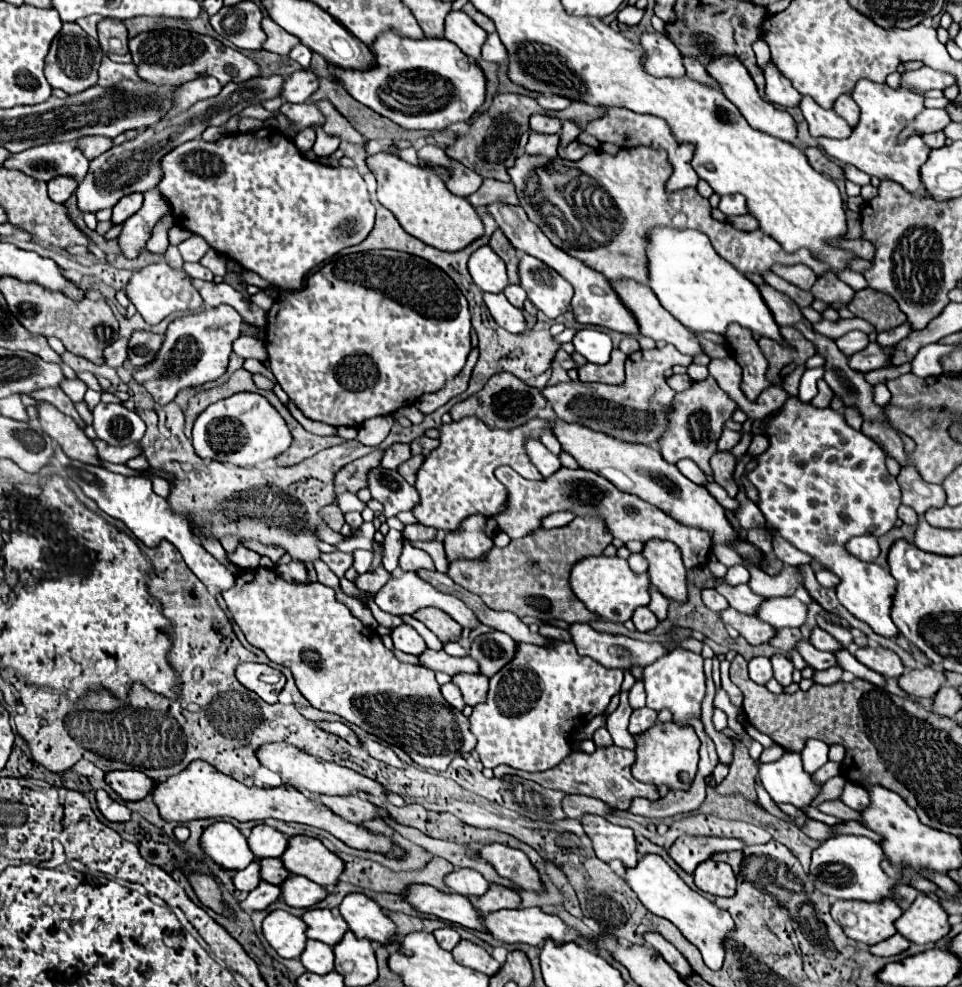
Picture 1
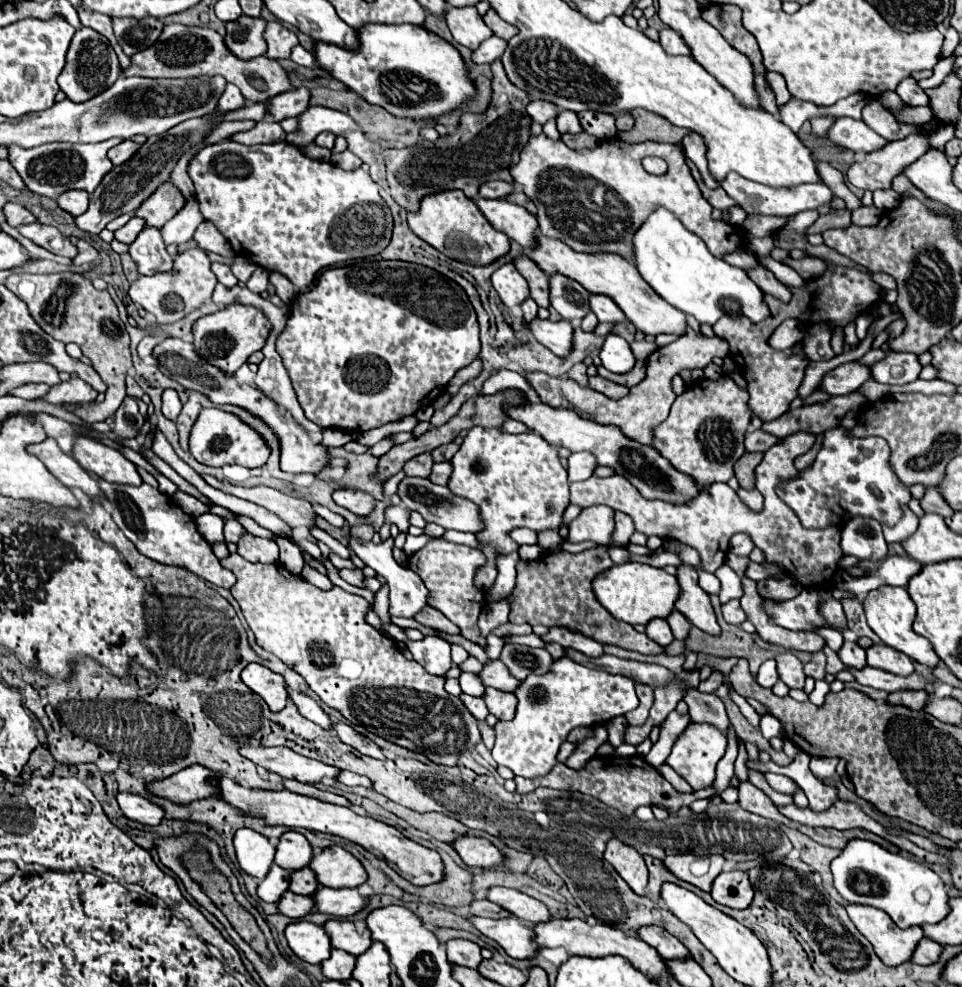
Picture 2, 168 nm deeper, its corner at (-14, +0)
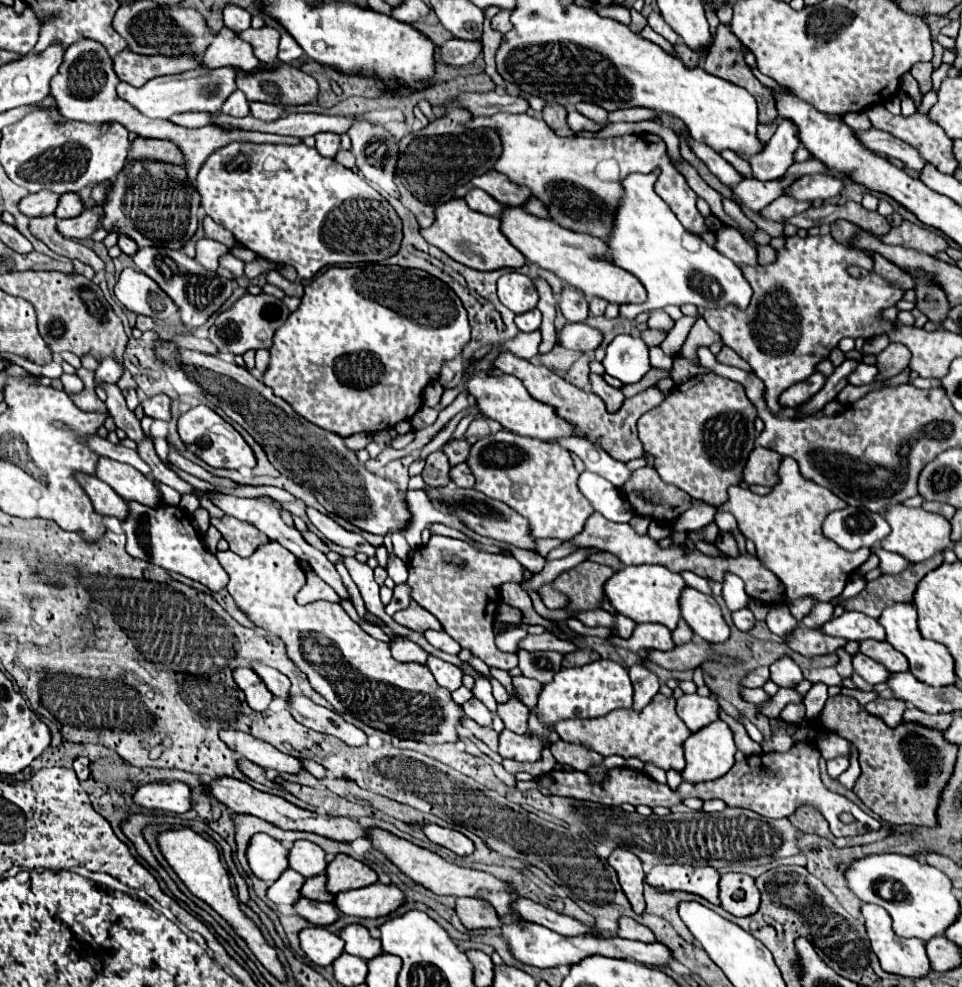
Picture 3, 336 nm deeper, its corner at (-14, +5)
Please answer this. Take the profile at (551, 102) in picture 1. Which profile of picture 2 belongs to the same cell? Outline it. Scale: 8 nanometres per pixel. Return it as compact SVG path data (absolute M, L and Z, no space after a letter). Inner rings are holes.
M531 100L529 106L527 106L527 114L539 122L539 124L545 124L547 120L555 118L557 116L557 106L551 104L551 102L545 102L545 100Z

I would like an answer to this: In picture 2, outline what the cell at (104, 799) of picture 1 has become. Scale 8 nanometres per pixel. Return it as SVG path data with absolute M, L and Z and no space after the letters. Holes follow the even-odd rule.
M119 792L117 802L119 802L121 812L129 820L135 820L135 822L141 822L141 824L147 824L147 826L157 826L163 820L163 810L157 804L145 800L143 796Z

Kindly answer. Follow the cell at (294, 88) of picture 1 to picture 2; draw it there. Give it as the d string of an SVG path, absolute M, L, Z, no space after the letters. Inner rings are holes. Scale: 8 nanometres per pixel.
M307 86L293 88L289 92L283 92L271 98L269 114L275 118L275 122L289 118L289 116L299 116L309 106L309 98L311 98L311 90Z

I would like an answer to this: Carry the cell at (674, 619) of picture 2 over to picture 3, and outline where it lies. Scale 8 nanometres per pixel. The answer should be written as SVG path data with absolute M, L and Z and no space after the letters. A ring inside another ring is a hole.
M681 619L679 625L677 625L677 629L673 631L673 641L675 641L675 645L683 645L683 643L687 643L687 641L691 641L691 639L693 639L693 633L689 631L687 623L683 623L683 619Z

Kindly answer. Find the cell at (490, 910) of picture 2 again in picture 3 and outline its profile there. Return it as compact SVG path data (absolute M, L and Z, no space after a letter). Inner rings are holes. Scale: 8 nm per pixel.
M457 897L455 901L455 913L461 919L463 927L473 931L473 929L491 929L495 931L499 937L503 923L499 923L499 919L495 919L495 915L491 915L491 911L487 911L487 907L483 907L483 903L479 903L479 899L467 899L467 897Z

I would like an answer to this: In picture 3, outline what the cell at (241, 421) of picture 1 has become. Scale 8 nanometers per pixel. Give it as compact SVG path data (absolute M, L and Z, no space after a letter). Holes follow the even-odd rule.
M207 405L191 407L189 411L181 413L177 419L177 433L185 447L195 453L201 461L215 469L241 469L241 467L255 467L255 455L251 447L243 441L243 437L227 423L221 419L215 411L211 411Z

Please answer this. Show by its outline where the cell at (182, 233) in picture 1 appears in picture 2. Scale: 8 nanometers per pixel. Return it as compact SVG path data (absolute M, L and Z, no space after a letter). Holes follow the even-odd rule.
M201 222L199 228L195 230L193 240L195 240L197 246L201 246L203 250L215 252L215 254L225 256L225 258L233 258L233 256L235 256L231 244L225 240L225 236L223 236L211 222Z

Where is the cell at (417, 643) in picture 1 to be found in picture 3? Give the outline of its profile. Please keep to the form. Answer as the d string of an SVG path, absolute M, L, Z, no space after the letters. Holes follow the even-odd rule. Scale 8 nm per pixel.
M429 655L427 665L429 665L429 671L433 673L435 681L441 687L445 687L449 691L455 691L455 689L459 689L463 685L463 671L459 667L451 665L451 663L445 663L445 661L441 661L441 659L433 657L433 655Z

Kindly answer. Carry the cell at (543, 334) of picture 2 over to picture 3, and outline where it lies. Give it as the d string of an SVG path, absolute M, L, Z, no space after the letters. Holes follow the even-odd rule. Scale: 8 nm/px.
M567 323L559 333L559 343L573 351L595 351L603 341L603 333L585 323Z

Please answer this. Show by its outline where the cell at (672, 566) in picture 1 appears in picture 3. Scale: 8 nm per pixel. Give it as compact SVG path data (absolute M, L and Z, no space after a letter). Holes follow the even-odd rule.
M685 587L681 595L681 615L691 631L707 643L725 643L729 639L729 625L725 623L721 607L711 595Z

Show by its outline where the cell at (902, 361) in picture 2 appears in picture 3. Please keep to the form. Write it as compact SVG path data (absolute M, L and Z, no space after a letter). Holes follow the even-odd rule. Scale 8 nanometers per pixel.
M859 363L859 367L847 377L847 383L851 383L851 385L871 385L875 381L875 373L879 373L879 369L875 365Z

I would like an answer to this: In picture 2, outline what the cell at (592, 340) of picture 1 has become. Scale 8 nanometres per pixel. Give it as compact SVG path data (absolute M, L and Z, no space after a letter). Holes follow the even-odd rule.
M607 334L605 336L605 342L601 346L601 362L603 366L609 370L609 372L615 372L615 374L623 374L623 372L629 372L635 364L635 358L633 358L633 352L627 344L627 340L619 334Z

